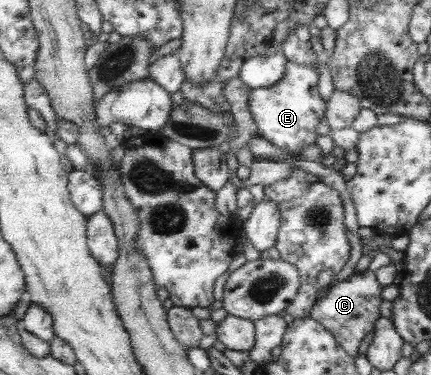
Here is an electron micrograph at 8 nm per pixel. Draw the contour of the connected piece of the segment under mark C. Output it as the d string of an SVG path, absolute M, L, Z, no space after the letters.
M377 271L355 272L348 279L331 286L315 305L311 316L333 331L345 350L359 357L365 338L376 330L377 323L382 317L381 304L385 302L383 288L384 284L379 281Z

